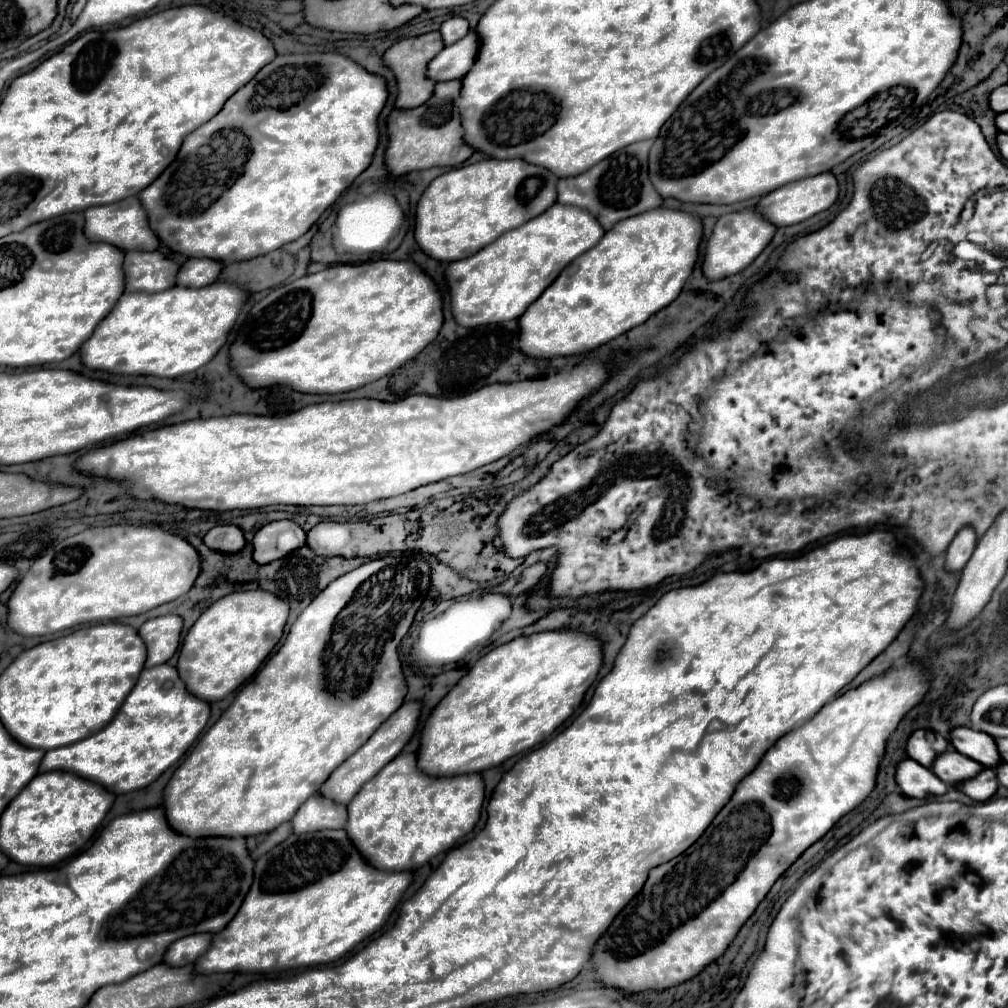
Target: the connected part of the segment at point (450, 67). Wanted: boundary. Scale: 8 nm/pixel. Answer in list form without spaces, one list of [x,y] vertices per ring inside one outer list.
[[[473,31],[457,43],[445,47],[429,61],[429,79],[445,81],[445,79],[461,79],[475,61],[479,49],[479,39]]]

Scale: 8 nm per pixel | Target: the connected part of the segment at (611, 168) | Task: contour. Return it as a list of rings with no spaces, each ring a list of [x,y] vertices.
[[[651,139],[633,143],[609,155],[609,159],[603,159],[601,163],[597,163],[595,167],[591,167],[589,171],[577,177],[559,179],[557,201],[561,201],[563,205],[573,205],[573,207],[593,213],[593,217],[601,223],[605,231],[609,231],[621,219],[657,209],[661,205],[661,197],[653,189],[649,175],[647,175],[647,155],[649,155],[651,143],[653,143]]]

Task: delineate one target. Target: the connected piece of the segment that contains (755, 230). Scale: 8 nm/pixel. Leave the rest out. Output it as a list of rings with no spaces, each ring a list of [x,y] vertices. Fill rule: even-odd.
[[[751,207],[719,217],[715,223],[713,235],[707,239],[705,257],[703,257],[703,265],[701,265],[703,275],[709,281],[719,281],[719,279],[725,279],[729,275],[743,271],[767,247],[767,243],[773,239],[773,235],[775,235],[775,227],[769,221],[761,219],[757,213],[753,213]]]

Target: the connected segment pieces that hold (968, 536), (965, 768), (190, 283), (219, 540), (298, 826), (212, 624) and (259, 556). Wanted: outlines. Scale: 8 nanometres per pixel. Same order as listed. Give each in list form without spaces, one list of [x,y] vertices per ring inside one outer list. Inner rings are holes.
[[[963,527],[957,537],[953,539],[953,543],[947,549],[947,557],[945,557],[945,571],[949,573],[959,573],[963,571],[965,563],[969,561],[969,557],[973,555],[977,545],[975,539],[975,531],[971,527]]]
[[[949,749],[949,751],[945,751],[945,755],[939,755],[935,759],[931,769],[941,781],[945,781],[947,785],[953,787],[961,781],[967,781],[967,779],[975,777],[983,769],[983,765],[965,757],[965,755],[961,755],[955,749]]]
[[[187,259],[179,273],[177,283],[179,287],[205,287],[217,279],[223,265],[213,263],[213,259]]]
[[[217,525],[213,527],[205,537],[203,543],[219,553],[237,553],[245,547],[245,537],[243,531],[235,525]]]
[[[321,795],[309,797],[293,817],[291,833],[301,835],[305,831],[321,831],[321,829],[343,829],[347,821],[347,807],[337,805],[329,799],[321,799]]]
[[[267,591],[231,593],[215,601],[187,631],[181,645],[177,671],[187,691],[207,703],[221,701],[237,691],[255,675],[271,649],[279,643],[287,617],[289,605]]]
[[[275,521],[261,527],[253,537],[253,561],[257,565],[273,563],[289,551],[305,545],[305,531],[293,521]]]

